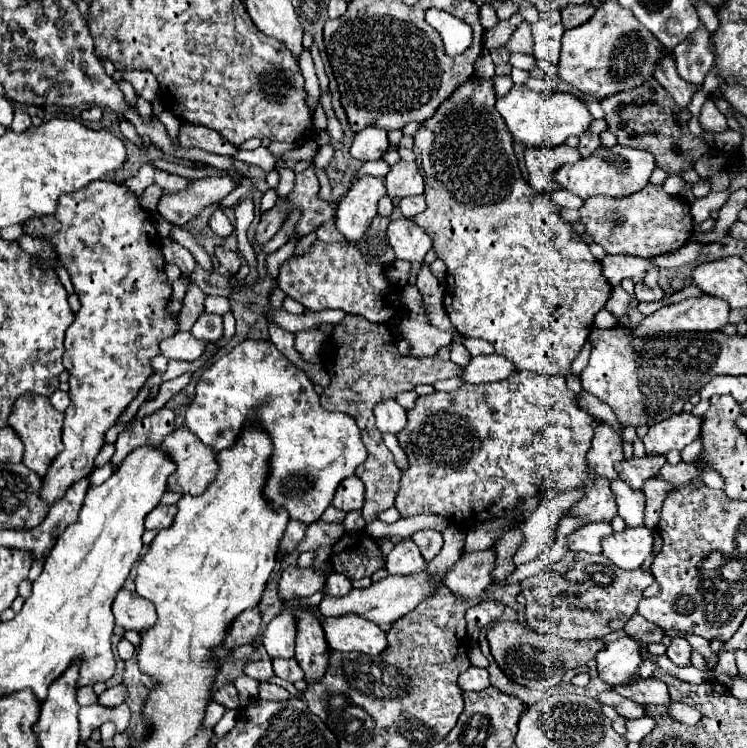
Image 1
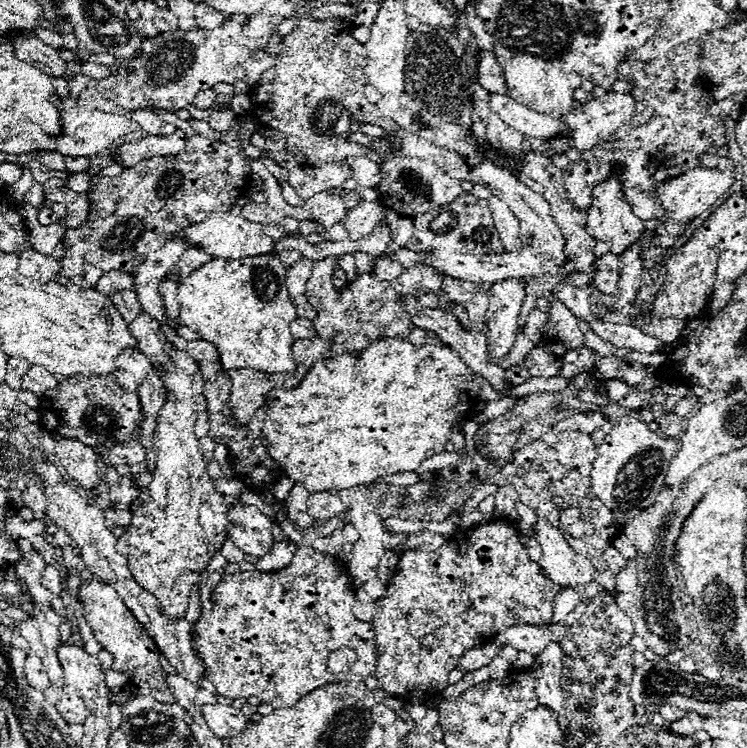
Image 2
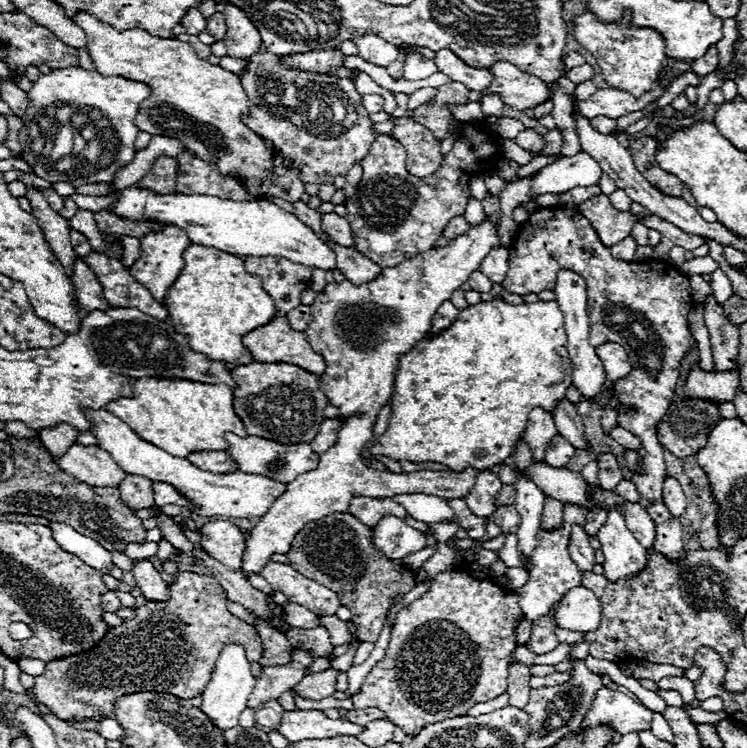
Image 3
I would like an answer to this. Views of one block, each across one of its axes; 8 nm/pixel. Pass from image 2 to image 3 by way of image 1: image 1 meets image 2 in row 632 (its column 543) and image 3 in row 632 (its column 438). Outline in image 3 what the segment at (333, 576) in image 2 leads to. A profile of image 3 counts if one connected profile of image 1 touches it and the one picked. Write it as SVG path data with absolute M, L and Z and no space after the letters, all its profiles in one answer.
M178 572L172 582L168 582L168 590L168 600L146 600L144 606L134 610L136 616L132 620L122 620L120 626L110 628L110 632L106 632L106 638L102 638L100 644L96 644L94 648L68 658L46 662L44 672L36 676L34 686L30 688L30 694L36 698L36 702L44 704L54 716L62 720L92 718L96 714L110 716L114 712L114 700L132 692L166 692L178 698L200 696L212 678L214 662L218 660L222 646L226 646L228 642L242 644L250 662L258 662L262 658L264 646L258 636L258 630L228 612L226 594L222 592L222 586L214 576Z

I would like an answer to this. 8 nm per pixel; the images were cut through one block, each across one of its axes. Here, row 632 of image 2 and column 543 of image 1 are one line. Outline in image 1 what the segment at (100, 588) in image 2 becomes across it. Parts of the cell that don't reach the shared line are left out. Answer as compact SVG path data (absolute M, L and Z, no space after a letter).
M524 84L512 86L506 96L498 98L496 110L508 126L514 142L528 148L556 148L564 144L568 136L582 136L592 122L586 106L576 96L562 92L540 94L528 90Z

